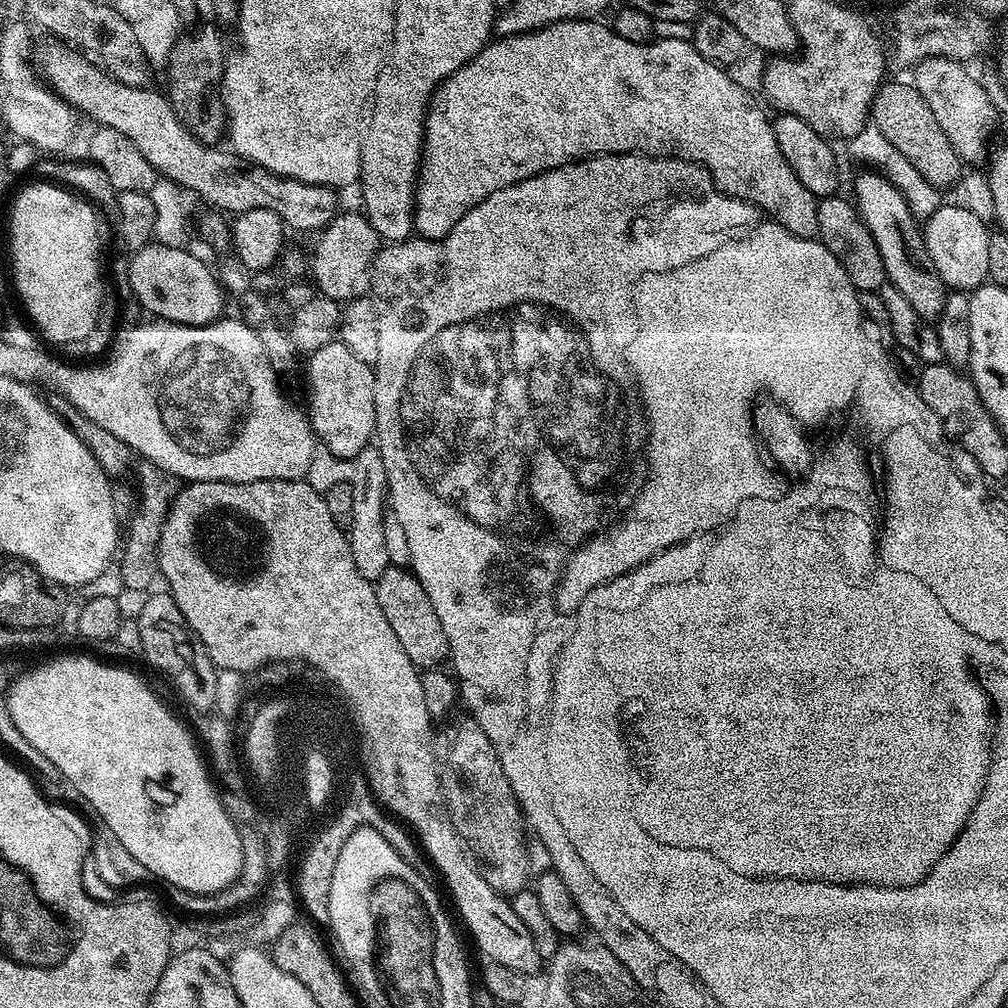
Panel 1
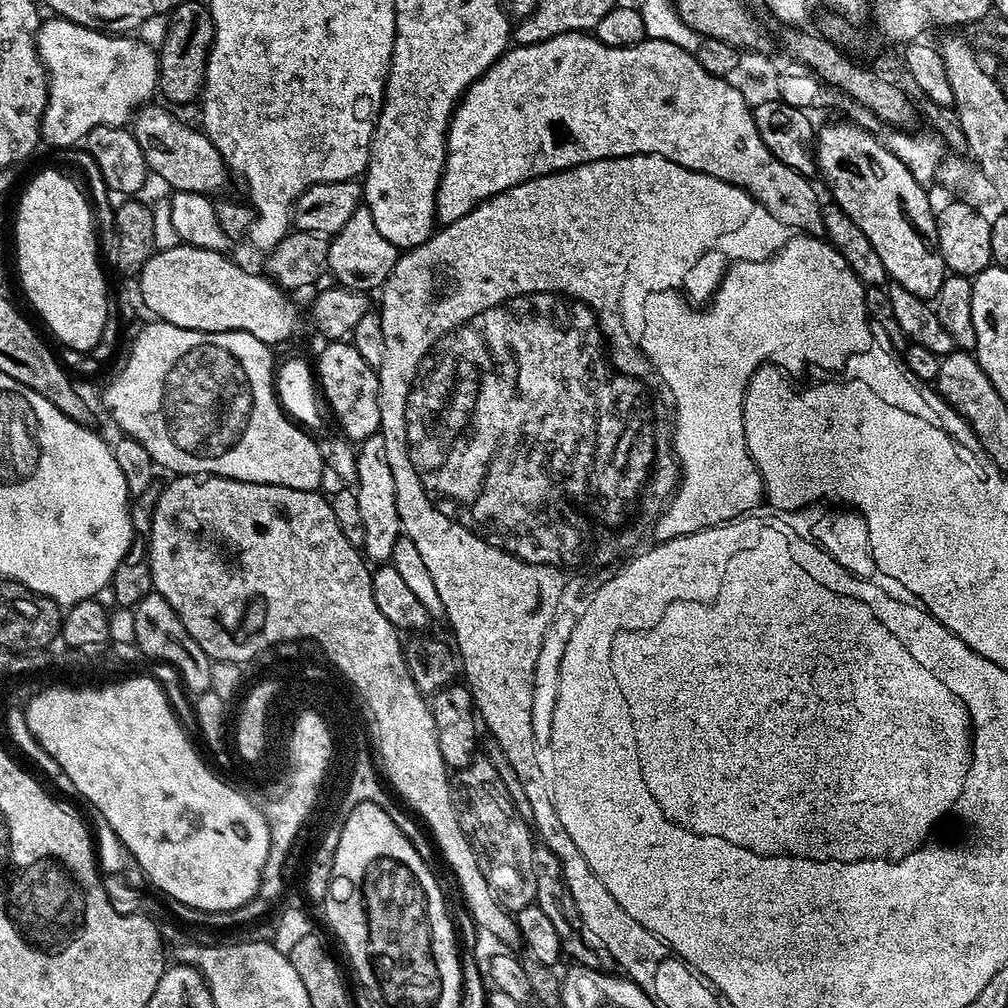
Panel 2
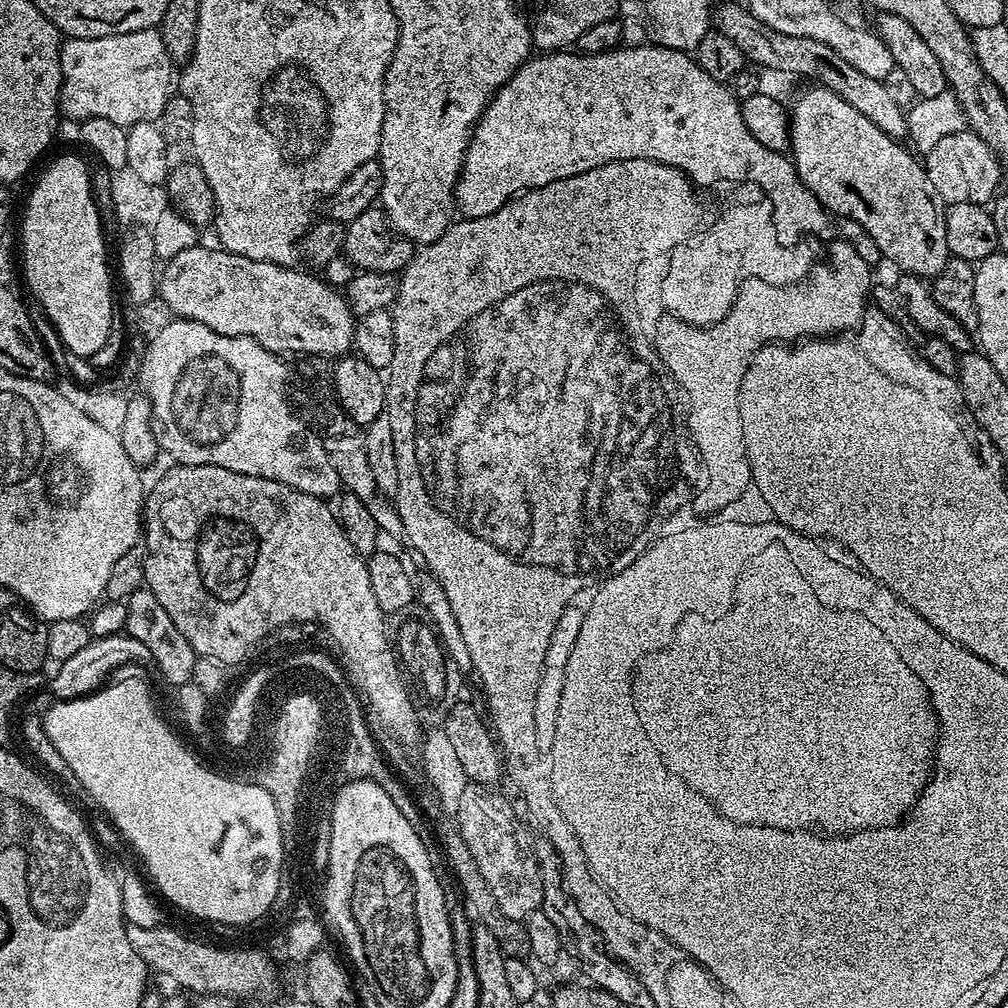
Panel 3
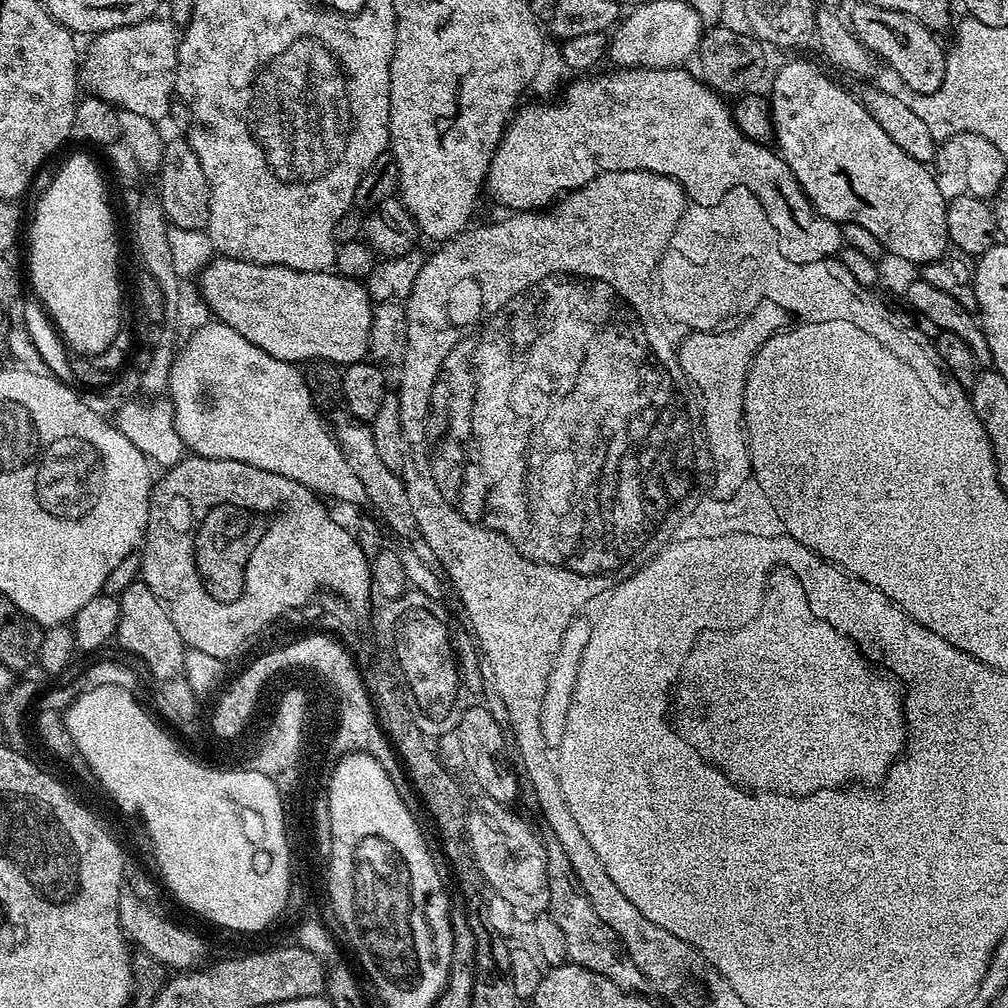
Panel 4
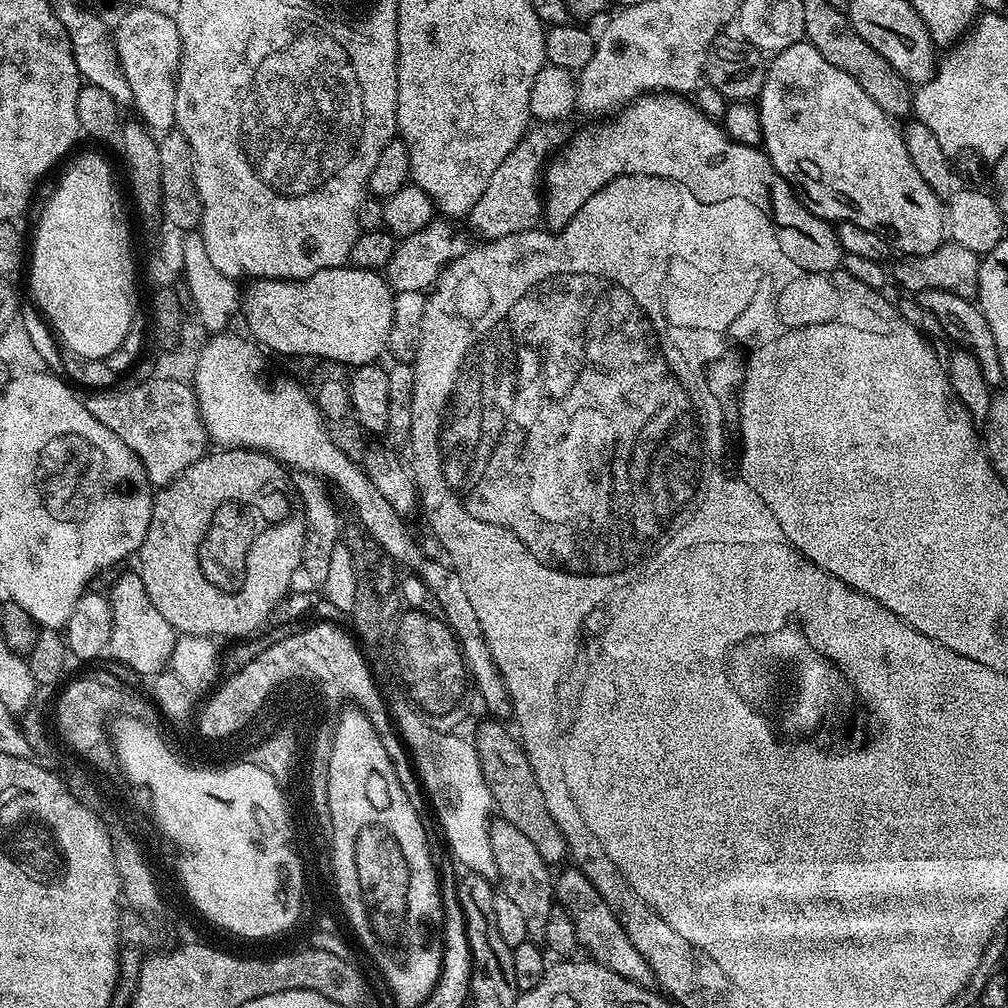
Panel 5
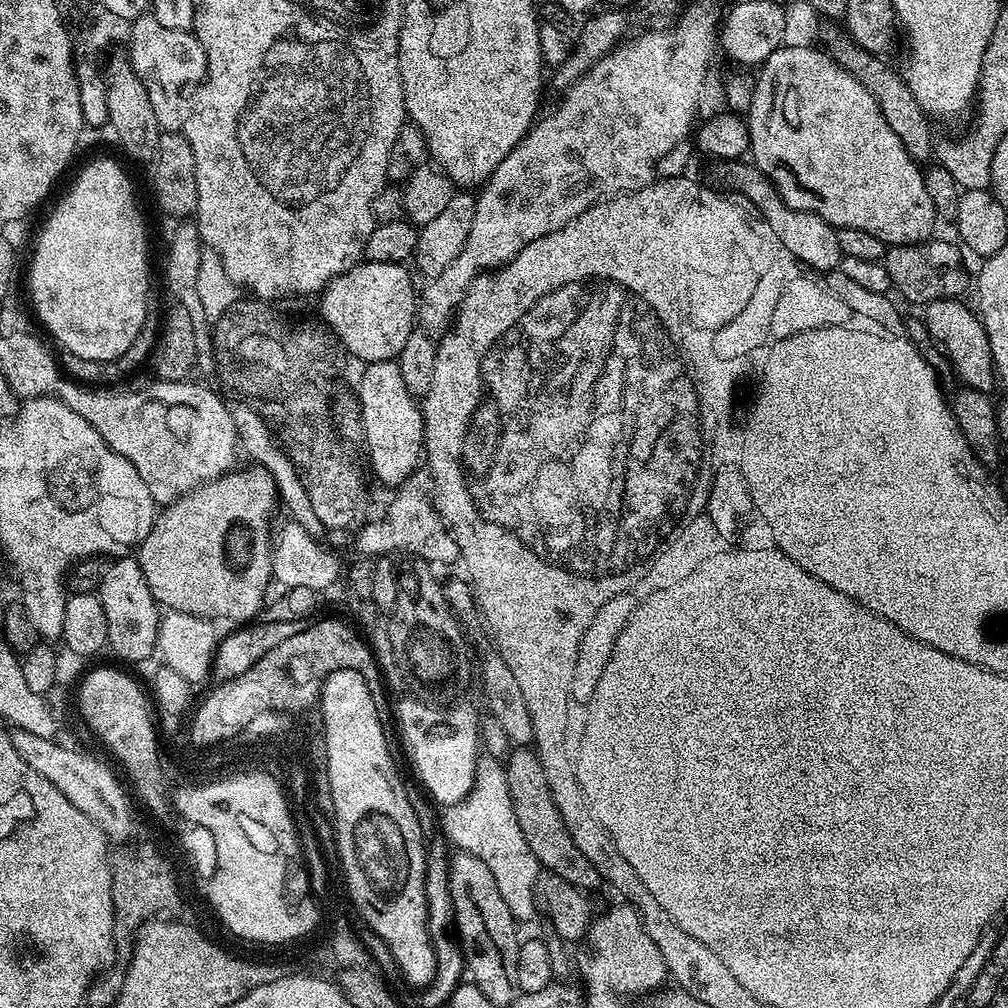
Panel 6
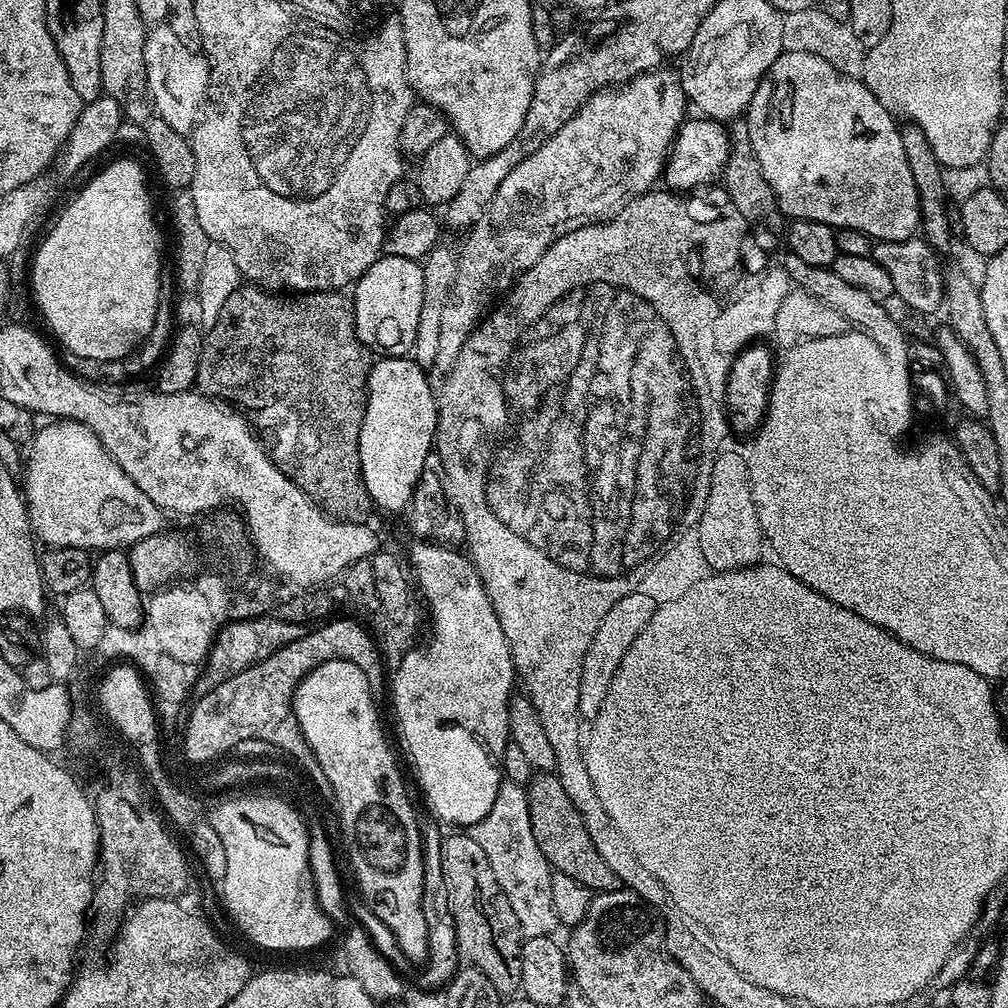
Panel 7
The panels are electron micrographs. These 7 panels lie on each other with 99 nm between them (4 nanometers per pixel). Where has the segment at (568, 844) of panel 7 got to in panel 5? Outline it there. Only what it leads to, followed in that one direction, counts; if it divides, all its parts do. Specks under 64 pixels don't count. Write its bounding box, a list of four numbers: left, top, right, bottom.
[474,718,570,865]

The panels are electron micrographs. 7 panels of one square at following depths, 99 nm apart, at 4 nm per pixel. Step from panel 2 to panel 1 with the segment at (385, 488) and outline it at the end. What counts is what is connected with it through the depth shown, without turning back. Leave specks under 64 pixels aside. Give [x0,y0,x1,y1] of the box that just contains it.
[346,446,390,582]

